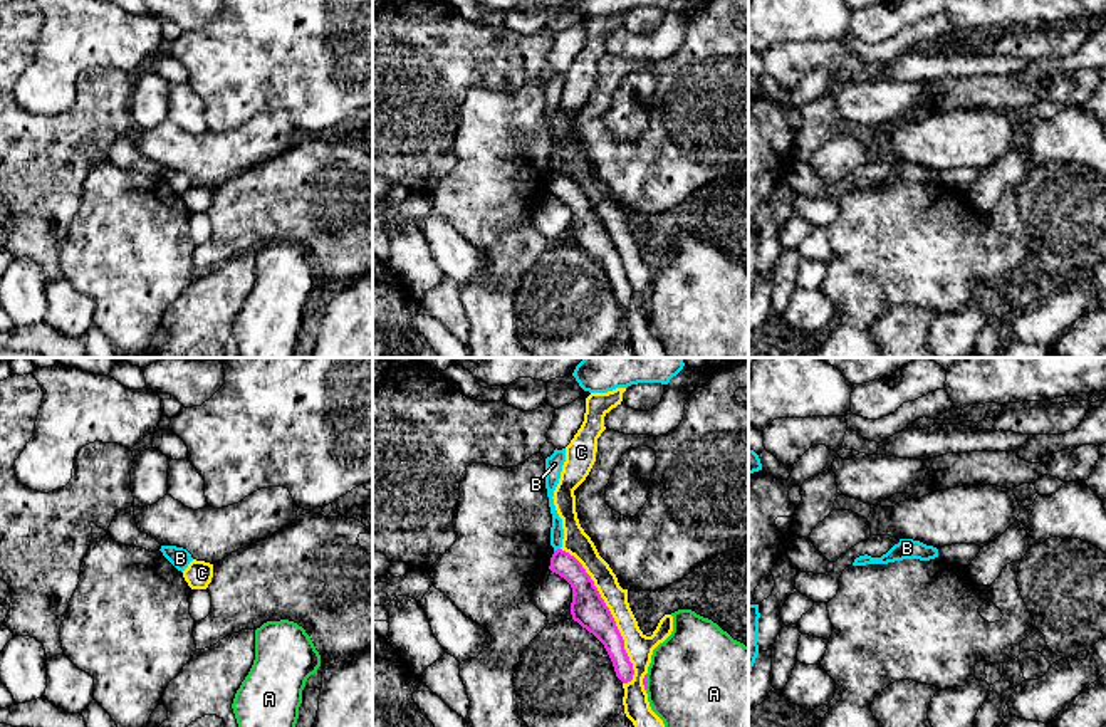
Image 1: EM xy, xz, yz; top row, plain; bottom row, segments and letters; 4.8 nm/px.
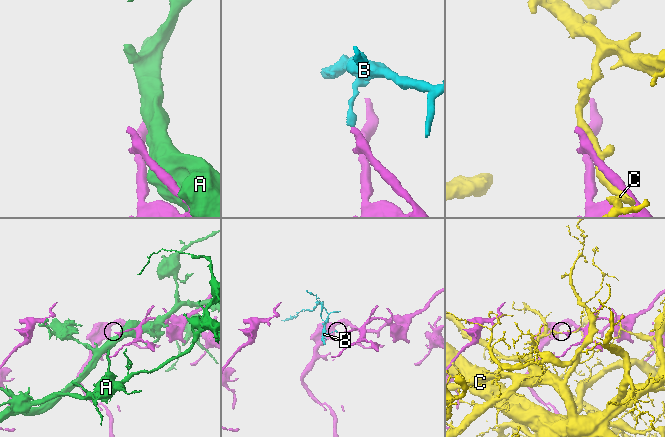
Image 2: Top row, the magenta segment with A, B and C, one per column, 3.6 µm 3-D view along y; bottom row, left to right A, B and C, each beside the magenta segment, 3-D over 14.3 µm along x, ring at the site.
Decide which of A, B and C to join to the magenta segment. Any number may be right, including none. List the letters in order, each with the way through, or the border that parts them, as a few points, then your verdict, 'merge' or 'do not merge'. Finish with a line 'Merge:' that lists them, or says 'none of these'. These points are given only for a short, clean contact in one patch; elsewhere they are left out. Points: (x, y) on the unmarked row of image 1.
A: do not merge
B: border along xz (559, 172), (554, 175); do not merge
C: do not merge
Merge: none of these

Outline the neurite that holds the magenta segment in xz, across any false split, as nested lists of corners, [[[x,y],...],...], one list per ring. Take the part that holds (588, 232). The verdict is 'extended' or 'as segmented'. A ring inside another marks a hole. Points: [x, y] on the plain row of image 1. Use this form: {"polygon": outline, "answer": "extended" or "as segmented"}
{"polygon": [[[557,173],[550,181],[549,193],[564,201],[572,212],[571,238],[582,252],[592,257],[606,272],[616,301],[628,307],[634,294],[624,274],[624,264],[616,245],[601,222],[594,205],[582,188],[569,176]]], "answer": "as segmented"}

